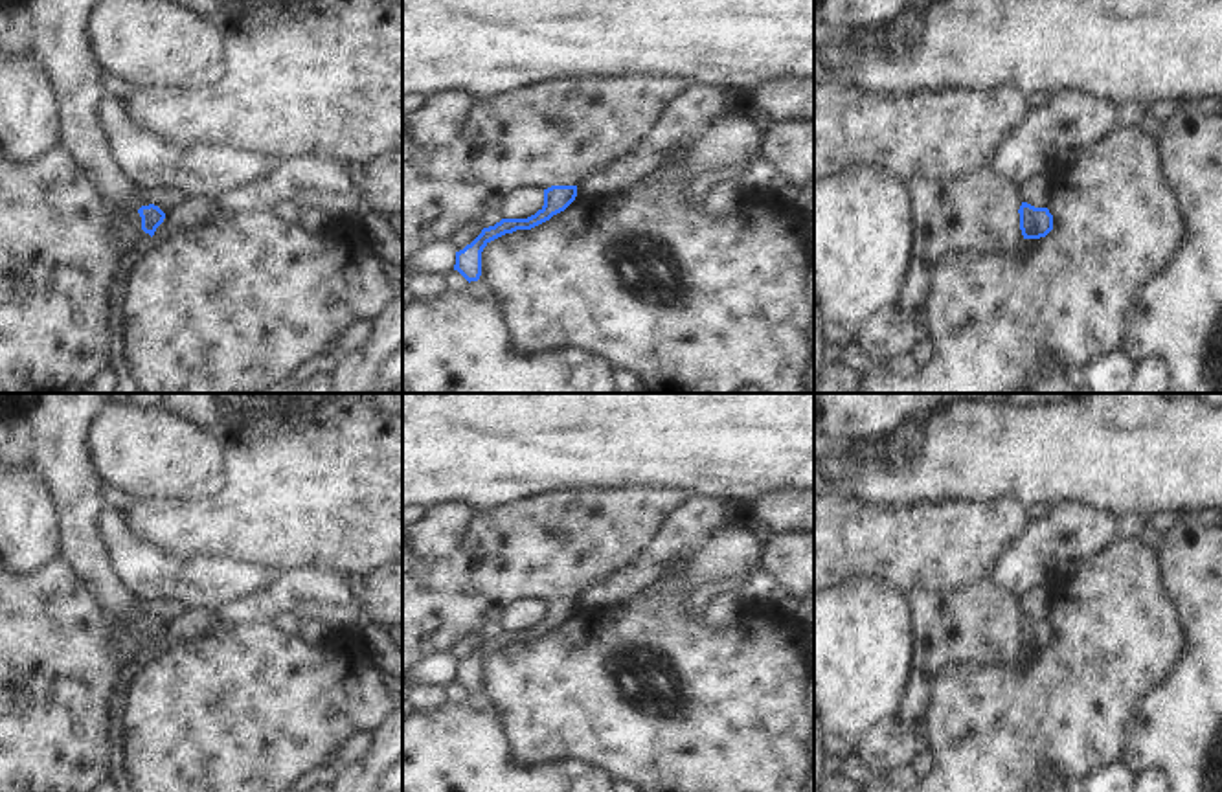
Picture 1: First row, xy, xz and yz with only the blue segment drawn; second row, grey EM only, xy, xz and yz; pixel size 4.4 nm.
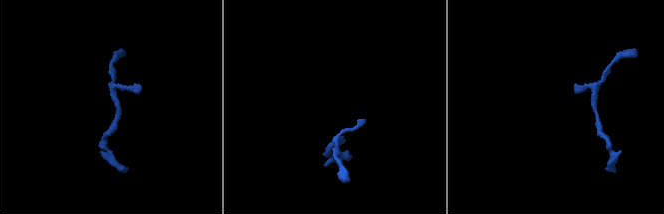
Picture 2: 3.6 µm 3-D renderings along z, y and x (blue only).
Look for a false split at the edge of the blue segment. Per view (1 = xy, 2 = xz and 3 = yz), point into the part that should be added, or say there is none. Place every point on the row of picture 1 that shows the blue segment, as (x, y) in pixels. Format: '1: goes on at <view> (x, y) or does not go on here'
1: does not go on here
2: does not go on here
3: does not go on here

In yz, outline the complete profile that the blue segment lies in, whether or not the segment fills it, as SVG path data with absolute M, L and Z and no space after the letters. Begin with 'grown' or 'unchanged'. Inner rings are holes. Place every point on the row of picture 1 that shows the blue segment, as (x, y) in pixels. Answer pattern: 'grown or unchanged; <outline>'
unchanged; M1022 202L1018 213L1024 239L1040 239L1053 230L1053 215L1047 208L1035 208L1027 202Z

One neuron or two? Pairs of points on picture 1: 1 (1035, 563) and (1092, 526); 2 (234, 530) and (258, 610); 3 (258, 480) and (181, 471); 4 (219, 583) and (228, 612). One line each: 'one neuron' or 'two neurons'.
1: one neuron
2: two neurons
3: two neurons
4: two neurons

